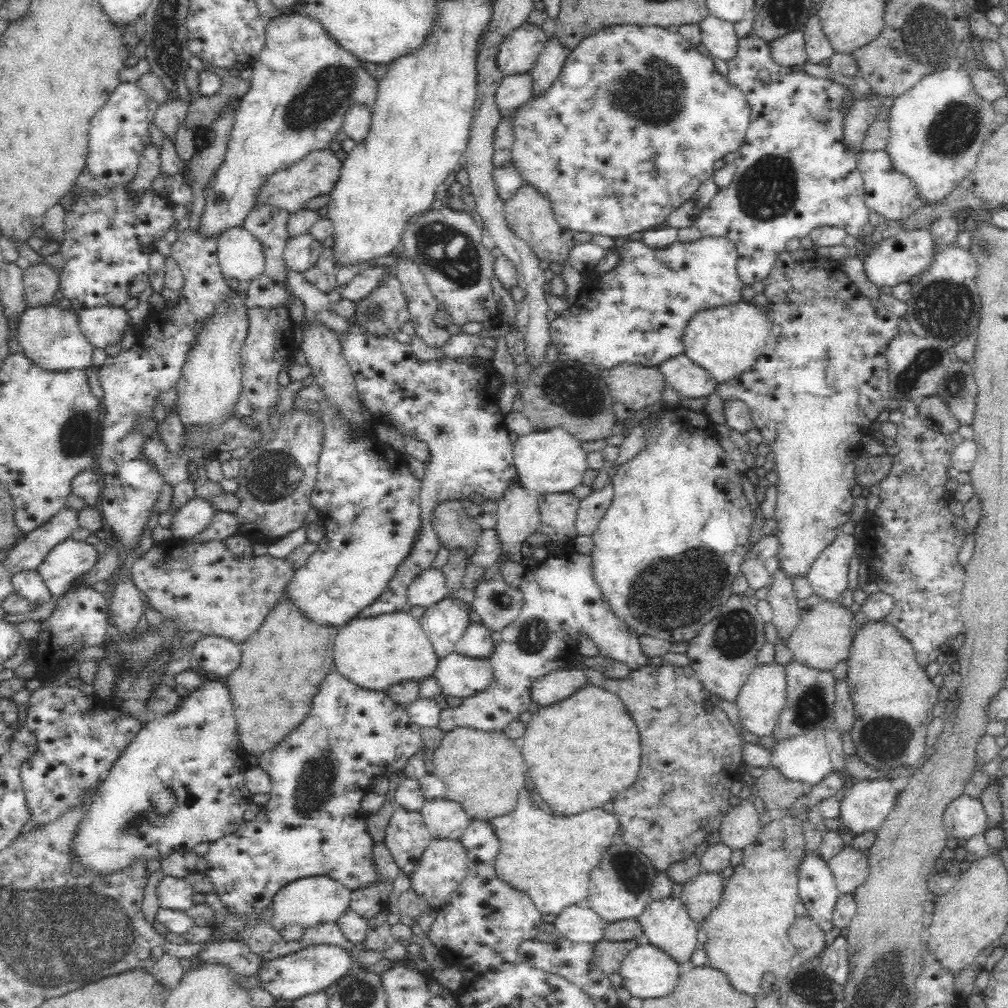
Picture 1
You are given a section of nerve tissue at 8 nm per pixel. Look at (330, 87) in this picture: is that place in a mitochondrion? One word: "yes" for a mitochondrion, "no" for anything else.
yes

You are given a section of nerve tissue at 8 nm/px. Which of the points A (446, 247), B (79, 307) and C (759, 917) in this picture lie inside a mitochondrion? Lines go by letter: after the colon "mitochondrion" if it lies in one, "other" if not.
A: mitochondrion
B: other
C: other

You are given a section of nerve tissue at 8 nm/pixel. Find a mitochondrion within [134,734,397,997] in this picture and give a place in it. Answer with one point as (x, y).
(315, 783)

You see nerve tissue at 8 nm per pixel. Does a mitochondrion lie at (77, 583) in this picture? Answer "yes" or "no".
no

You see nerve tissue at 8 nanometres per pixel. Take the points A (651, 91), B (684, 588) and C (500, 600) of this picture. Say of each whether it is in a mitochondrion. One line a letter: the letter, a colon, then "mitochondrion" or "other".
A: mitochondrion
B: mitochondrion
C: mitochondrion

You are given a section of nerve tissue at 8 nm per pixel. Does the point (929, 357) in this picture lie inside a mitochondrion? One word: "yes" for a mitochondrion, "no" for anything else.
yes

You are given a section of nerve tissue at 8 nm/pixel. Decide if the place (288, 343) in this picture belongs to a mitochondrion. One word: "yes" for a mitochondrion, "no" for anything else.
no

